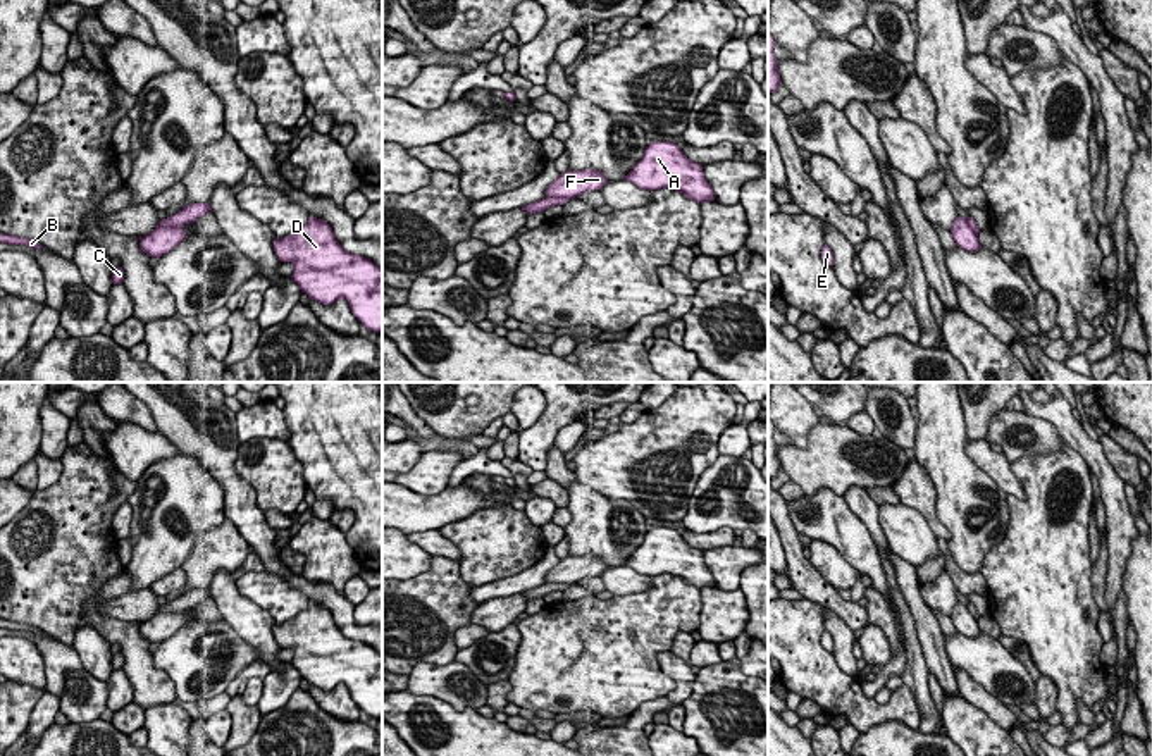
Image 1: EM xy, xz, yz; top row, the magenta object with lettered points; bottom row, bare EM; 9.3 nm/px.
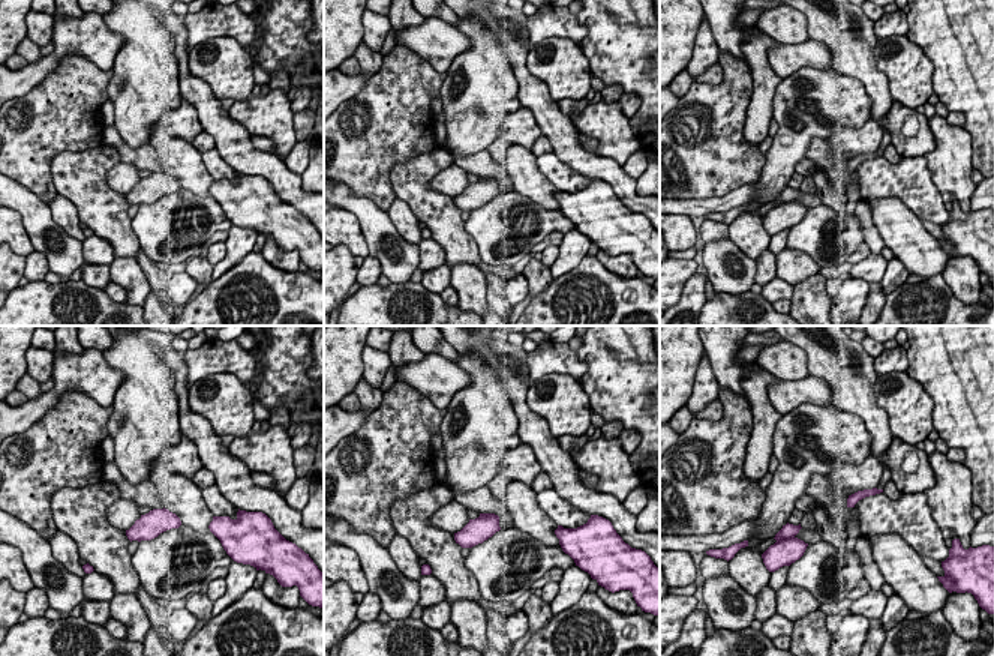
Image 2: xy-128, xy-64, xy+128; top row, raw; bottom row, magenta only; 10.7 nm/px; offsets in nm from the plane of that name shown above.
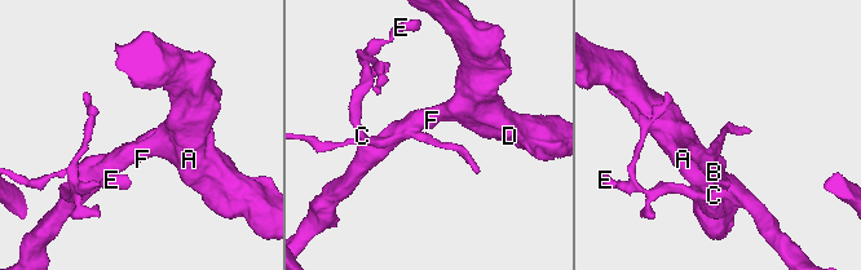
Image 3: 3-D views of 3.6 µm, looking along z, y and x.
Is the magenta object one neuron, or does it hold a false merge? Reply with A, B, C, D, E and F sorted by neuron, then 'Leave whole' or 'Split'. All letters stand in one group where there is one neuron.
Groups: A C D E F / B. Split

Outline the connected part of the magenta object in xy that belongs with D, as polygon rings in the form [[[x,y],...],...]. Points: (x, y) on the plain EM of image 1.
[[[312,601],[296,618],[282,625],[274,622],[274,637],[281,648],[293,649],[291,665],[310,685],[332,691],[336,685],[344,684],[360,710],[382,720],[382,654],[370,644],[346,637],[325,606]]]

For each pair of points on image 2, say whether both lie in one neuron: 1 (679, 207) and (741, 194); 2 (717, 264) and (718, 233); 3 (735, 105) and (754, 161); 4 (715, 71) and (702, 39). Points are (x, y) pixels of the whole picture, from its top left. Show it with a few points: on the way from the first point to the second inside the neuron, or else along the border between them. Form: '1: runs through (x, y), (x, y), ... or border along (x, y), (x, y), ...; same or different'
1: runs through (694, 207), (726, 203); same
2: border along (727, 236), (706, 243); different
3: runs through (735, 119), (735, 141), (741, 147); same
4: border along (717, 62), (694, 80); different

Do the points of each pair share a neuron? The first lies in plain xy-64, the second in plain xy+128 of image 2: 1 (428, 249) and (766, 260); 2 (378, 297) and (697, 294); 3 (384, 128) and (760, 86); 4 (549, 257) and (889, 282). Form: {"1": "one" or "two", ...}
{"1": "one", "2": "two", "3": "two", "4": "two"}

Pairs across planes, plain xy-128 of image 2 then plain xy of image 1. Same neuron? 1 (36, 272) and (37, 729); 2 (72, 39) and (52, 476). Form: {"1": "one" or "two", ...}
{"1": "one", "2": "two"}

